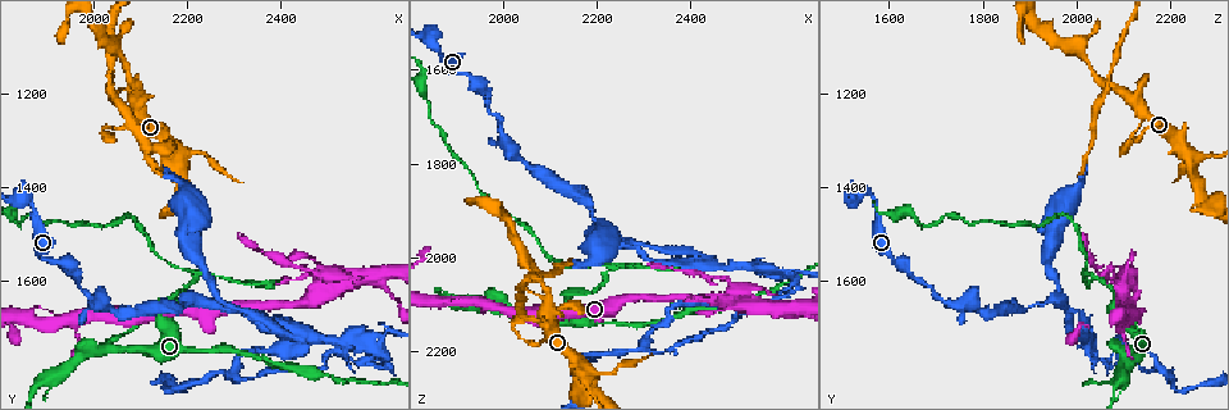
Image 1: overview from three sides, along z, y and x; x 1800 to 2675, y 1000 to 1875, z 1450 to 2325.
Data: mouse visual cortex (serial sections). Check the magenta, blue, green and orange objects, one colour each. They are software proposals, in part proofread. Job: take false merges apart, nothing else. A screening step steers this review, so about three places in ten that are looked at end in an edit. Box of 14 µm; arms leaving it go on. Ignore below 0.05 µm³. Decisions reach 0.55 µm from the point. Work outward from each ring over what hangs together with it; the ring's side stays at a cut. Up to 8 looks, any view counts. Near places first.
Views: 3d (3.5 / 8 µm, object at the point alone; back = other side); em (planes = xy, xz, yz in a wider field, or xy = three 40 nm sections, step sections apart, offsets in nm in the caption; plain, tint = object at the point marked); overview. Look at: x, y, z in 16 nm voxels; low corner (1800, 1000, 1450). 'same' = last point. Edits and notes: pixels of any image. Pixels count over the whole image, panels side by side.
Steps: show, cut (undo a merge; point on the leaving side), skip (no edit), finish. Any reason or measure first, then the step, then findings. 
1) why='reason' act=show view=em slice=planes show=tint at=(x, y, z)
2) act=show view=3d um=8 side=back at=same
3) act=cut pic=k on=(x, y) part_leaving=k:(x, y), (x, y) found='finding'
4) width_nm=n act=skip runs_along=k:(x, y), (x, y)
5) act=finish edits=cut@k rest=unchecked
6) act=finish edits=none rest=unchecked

act=show view=3d um=8 at=(2225, 1580, 2030)

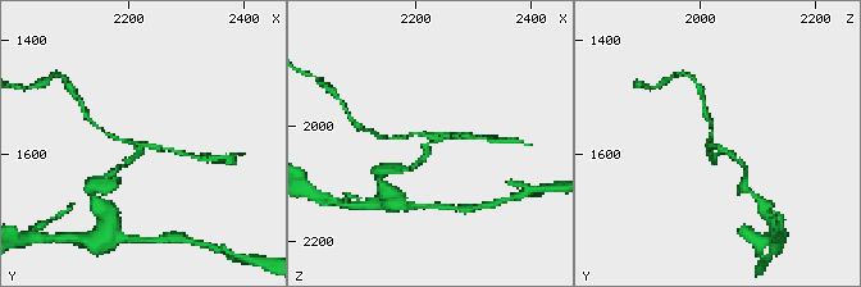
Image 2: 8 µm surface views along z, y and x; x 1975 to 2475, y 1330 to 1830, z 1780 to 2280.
why='zoom in' act=show view=3d um=3.5 at=(2225, 1580, 2035)

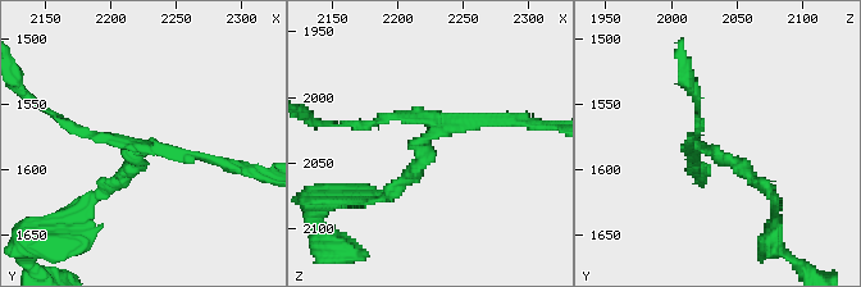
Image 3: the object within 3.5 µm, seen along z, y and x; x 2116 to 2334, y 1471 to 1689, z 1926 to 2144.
act=show view=em slice=xy step=1 show=tint at=(2226, 1588, 2030)

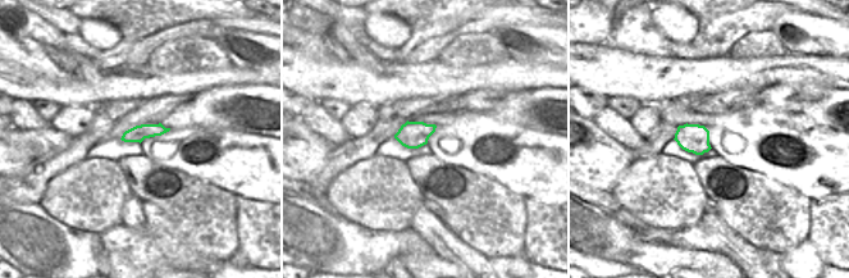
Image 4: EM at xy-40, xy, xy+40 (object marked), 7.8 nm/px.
arm_widths_nm=150,150,150 act=cut pic=3 on=(386, 117) border=4:(164, 127), (154, 131), (150, 136) found='a second cell is stuck on'

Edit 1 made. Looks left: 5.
why='see it whole again' act=show view=overview

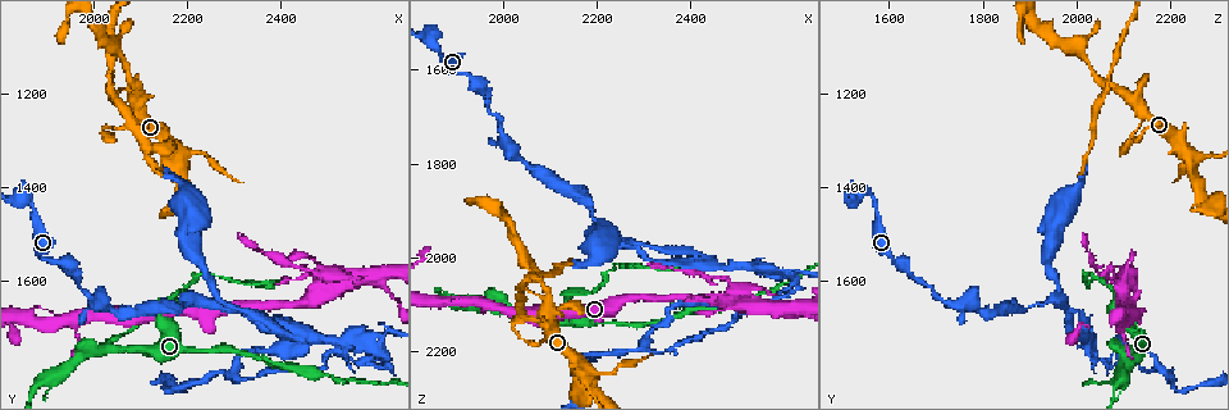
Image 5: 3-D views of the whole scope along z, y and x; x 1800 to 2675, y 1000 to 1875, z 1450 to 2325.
why='sharp bend' act=show view=3d um=3.5 at=(2630, 1790, 2070)

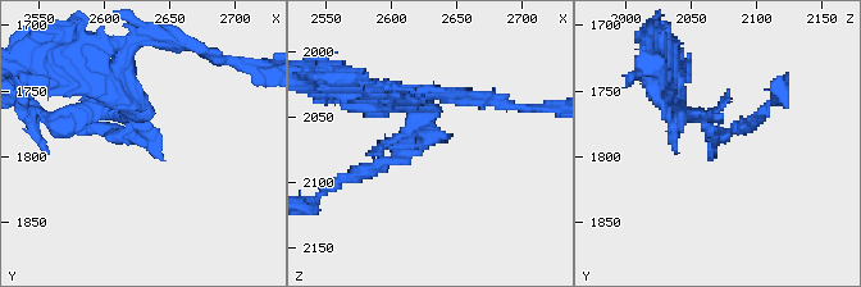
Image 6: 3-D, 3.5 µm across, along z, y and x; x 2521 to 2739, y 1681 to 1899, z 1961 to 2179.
arm_widths_nm=200,300 act=show view=em slice=xy step=1 show=tint at=(2628, 1784, 2070)

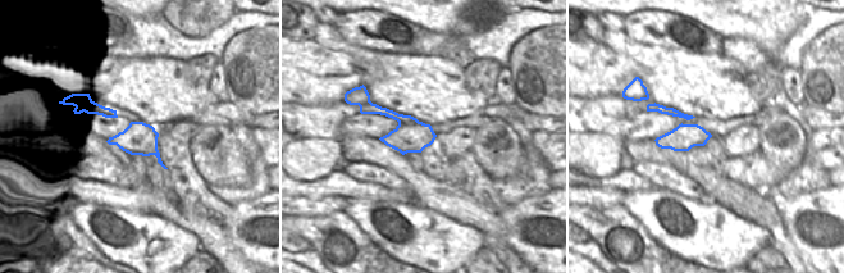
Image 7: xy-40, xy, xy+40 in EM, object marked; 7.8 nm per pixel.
why='another direction' act=show view=em slice=planes show=tint at=same

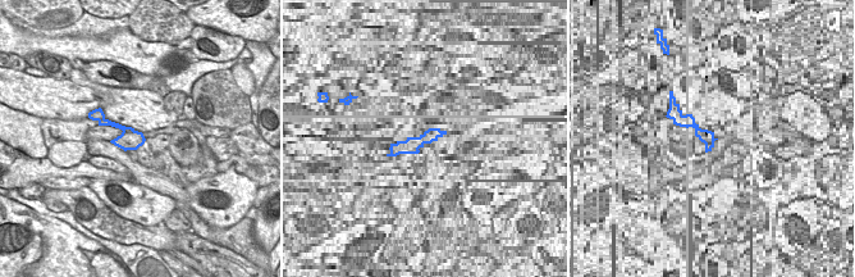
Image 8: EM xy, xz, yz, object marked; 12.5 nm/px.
act=skip runs_along=6:(393, 92), (429, 139), (351, 177) found='one cell here'

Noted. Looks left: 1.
why='three-way junction' act=show view=3d um=3.5 at=(2300, 1800, 2200)

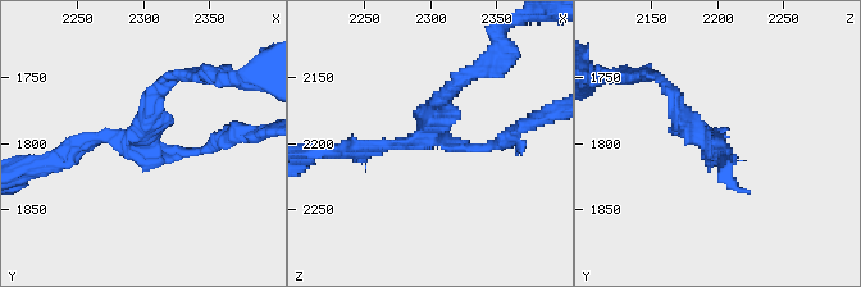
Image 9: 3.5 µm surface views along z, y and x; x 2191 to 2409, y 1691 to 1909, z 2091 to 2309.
act=skip runs_along=9:(713, 142), (660, 80) found='continuous, no second cell'

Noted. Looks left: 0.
act=finish edits=cut@3 rest=unchecked

